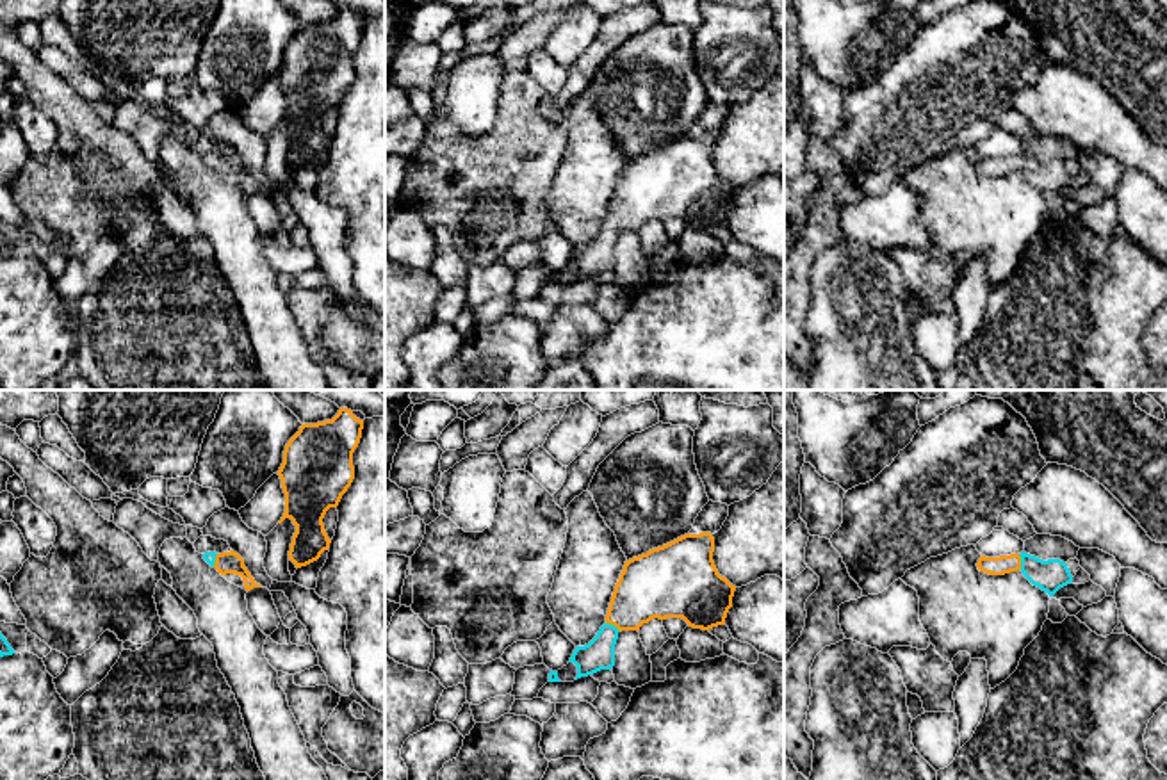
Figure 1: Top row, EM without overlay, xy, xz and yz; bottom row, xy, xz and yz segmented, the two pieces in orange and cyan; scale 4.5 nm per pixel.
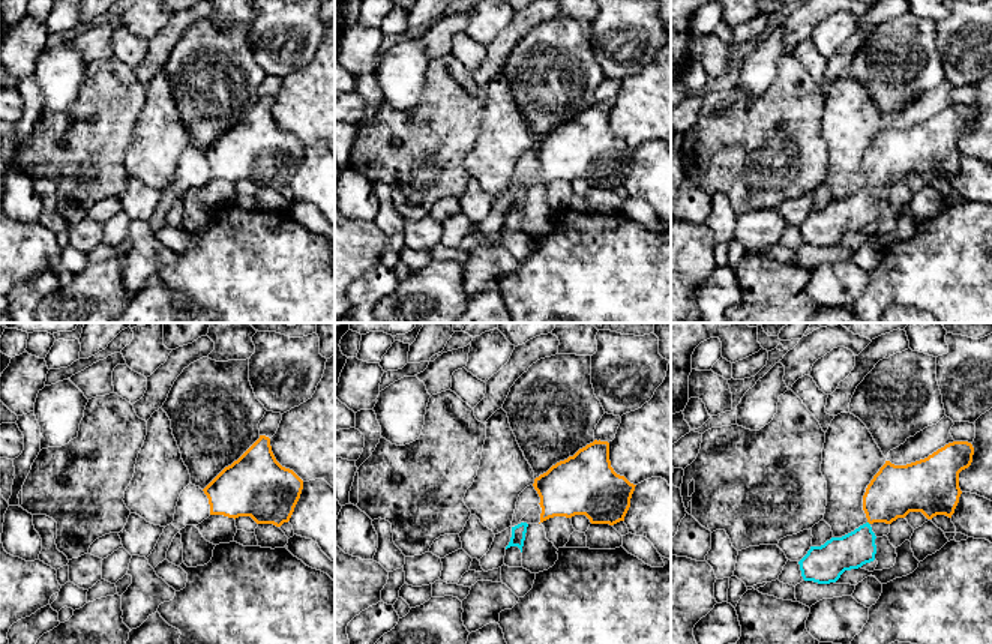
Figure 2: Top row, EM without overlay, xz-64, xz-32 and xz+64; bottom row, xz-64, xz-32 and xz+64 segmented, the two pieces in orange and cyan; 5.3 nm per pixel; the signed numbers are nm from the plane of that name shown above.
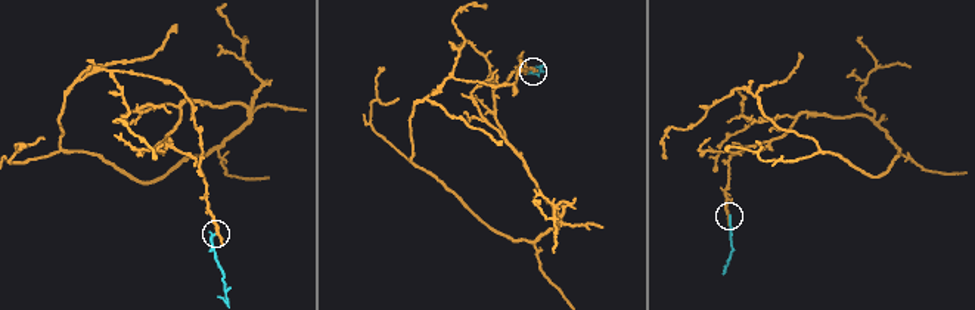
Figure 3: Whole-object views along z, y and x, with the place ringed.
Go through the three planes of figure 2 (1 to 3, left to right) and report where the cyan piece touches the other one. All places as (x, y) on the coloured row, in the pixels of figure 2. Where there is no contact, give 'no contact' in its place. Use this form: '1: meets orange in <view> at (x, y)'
1: no contact
2: no contact
3: no contact

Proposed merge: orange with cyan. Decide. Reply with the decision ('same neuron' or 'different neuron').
same neuron

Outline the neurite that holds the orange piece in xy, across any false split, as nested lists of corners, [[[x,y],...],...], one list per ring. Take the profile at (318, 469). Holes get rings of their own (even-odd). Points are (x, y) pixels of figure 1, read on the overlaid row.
[[[340,408],[331,420],[303,424],[289,440],[283,451],[283,463],[278,470],[285,493],[285,513],[278,524],[290,518],[296,525],[289,559],[296,568],[306,566],[330,548],[331,540],[324,531],[322,518],[330,508],[337,508],[342,495],[355,479],[353,452],[360,443],[363,420],[351,410]]]

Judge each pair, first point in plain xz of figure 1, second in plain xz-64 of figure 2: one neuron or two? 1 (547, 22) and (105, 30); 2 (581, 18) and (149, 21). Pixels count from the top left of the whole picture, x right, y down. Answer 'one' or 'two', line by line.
1: one
2: one

